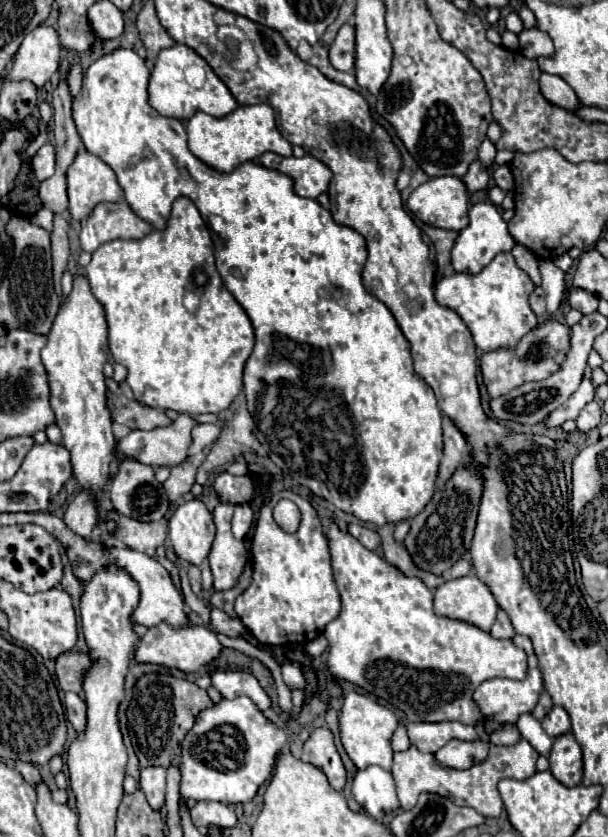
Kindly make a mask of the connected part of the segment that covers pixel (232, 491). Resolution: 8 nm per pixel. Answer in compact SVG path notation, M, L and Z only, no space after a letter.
M221 472L213 486L215 486L219 500L229 502L229 504L249 502L255 494L255 486L253 486L251 476L231 476L227 472Z

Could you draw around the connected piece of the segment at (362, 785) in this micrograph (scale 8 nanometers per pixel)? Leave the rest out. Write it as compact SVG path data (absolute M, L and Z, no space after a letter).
M369 766L357 772L353 780L353 796L363 806L363 810L377 820L399 810L393 776L379 766Z

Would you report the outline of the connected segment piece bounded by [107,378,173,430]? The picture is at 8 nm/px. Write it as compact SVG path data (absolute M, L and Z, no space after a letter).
M107 378L107 408L113 422L125 424L131 430L153 430L157 426L169 426L173 422L161 410L143 406L137 400L127 398L113 378Z

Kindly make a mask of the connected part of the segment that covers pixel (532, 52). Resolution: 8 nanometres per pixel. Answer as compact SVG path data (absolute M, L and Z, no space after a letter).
M529 28L519 34L519 50L527 58L539 58L539 56L553 56L553 42L545 32L539 28Z

